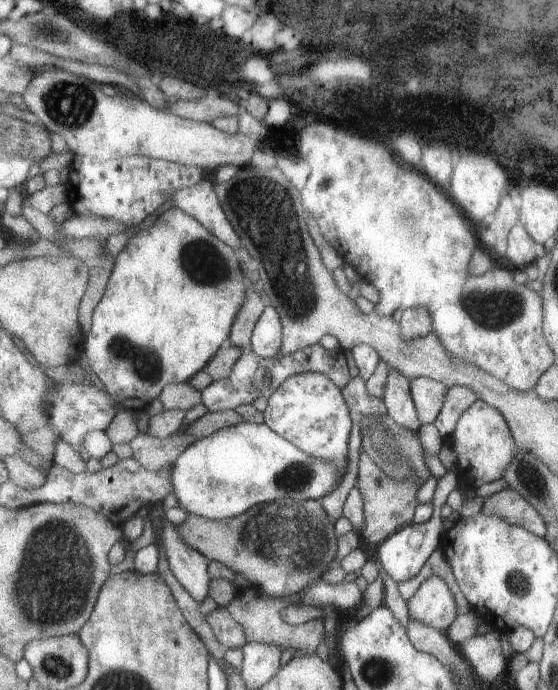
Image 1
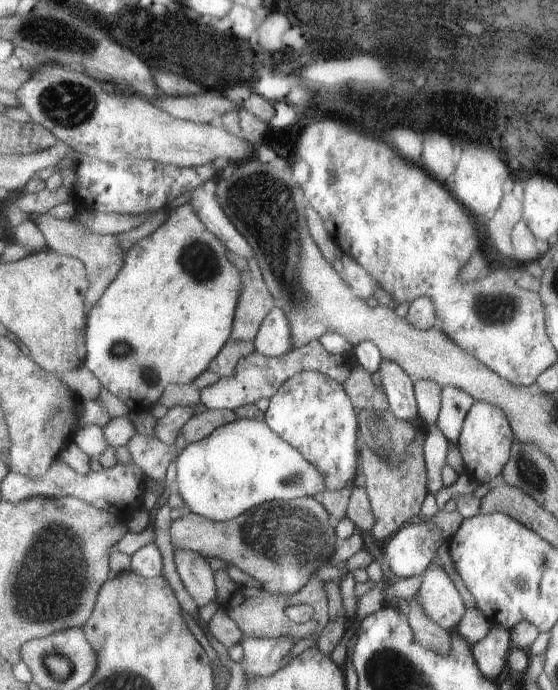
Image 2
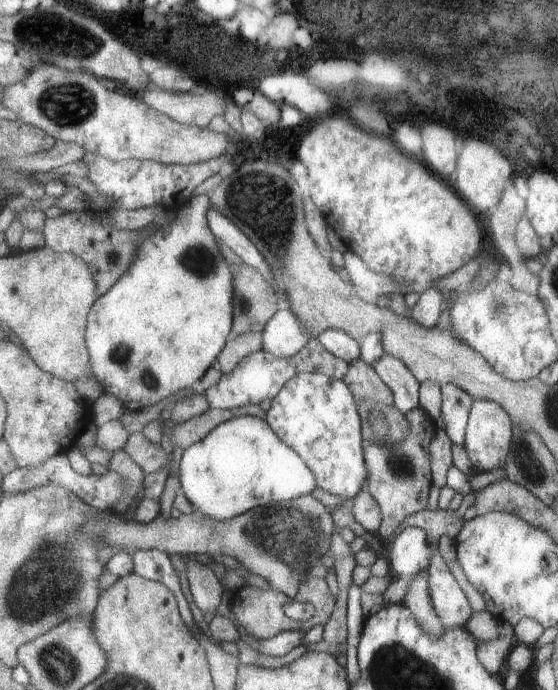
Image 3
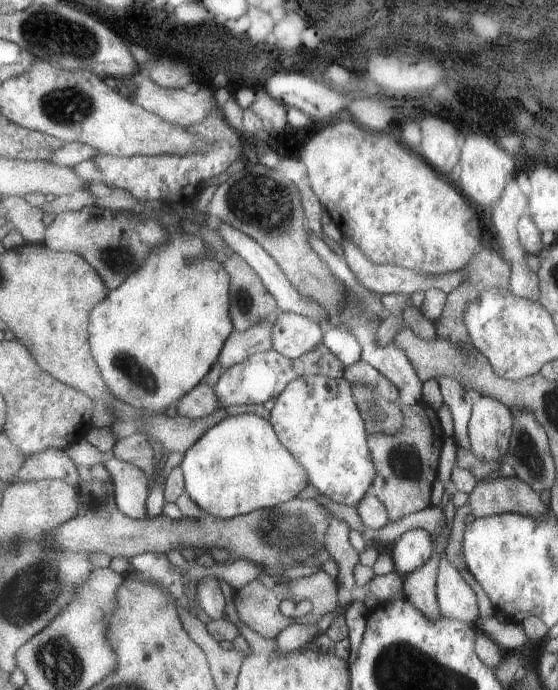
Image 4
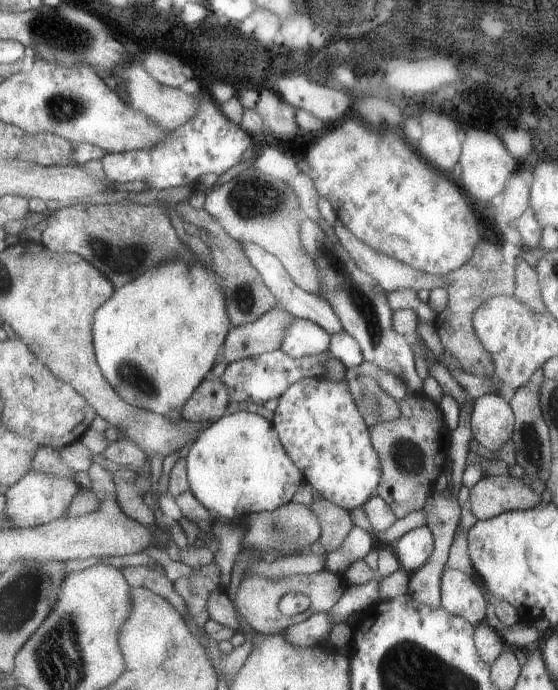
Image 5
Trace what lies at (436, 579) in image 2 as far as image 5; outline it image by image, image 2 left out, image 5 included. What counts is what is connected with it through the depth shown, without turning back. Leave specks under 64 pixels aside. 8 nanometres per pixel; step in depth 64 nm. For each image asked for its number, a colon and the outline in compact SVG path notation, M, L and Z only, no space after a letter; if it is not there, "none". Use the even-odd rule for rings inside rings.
3: M435 548L435 558L431 562L429 574L429 594L437 616L449 630L457 626L463 628L475 612L457 578L451 574L447 562L439 554L439 548Z
4: M439 552L439 576L437 576L437 596L441 604L443 618L467 622L469 626L479 620L479 604L473 588L463 582L459 570L447 560L445 552Z
5: M445 570L443 574L443 608L455 616L467 618L471 624L483 624L487 600L483 590L461 570Z

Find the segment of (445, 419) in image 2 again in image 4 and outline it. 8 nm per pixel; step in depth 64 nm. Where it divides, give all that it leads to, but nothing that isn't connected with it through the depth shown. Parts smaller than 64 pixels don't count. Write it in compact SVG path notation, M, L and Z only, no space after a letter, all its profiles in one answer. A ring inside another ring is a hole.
M443 378L439 380L443 394L445 394L445 406L449 406L453 418L455 418L455 440L459 446L471 450L471 438L469 438L469 426L473 418L473 408L477 402L477 396L469 392L459 380Z

